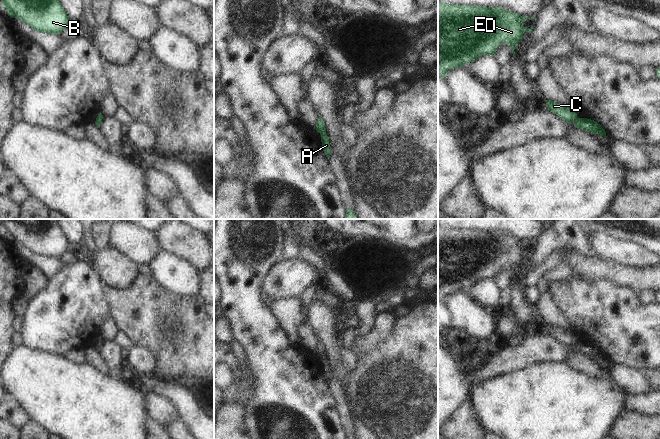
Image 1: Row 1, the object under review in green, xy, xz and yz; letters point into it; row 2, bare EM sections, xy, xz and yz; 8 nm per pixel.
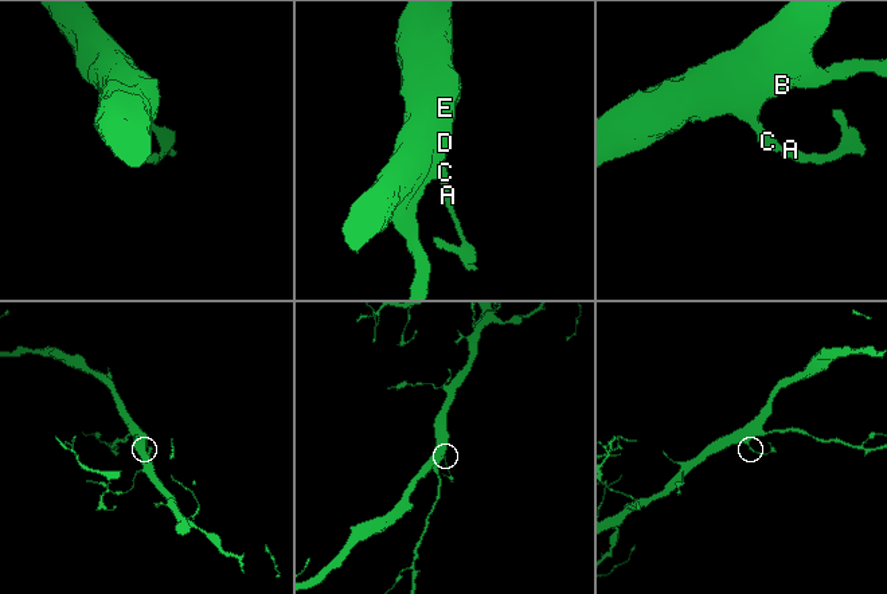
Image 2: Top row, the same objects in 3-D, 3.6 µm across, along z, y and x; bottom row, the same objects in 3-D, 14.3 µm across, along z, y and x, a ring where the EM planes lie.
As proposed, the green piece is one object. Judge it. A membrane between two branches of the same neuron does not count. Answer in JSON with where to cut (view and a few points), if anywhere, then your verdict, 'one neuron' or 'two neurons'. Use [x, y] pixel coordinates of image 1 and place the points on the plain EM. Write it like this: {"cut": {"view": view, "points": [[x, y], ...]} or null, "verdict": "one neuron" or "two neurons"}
{"cut": null, "verdict": "one neuron"}

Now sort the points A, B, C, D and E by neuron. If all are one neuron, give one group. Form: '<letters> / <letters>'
A B C D E

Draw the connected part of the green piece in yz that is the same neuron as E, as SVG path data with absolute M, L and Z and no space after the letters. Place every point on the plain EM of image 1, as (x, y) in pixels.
M438 226L438 301L444 303L446 298L450 294L452 294L454 292L457 292L457 291L463 291L468 286L474 286L474 285L476 285L476 283L479 280L482 280L482 279L492 279L492 280L494 280L496 272L499 269L503 268L503 267L507 268L510 271L511 276L513 278L513 285L514 285L514 279L515 279L514 273L515 273L516 269L521 265L523 258L525 256L530 257L533 253L533 250L534 250L534 246L533 246L533 249L530 252L525 253L524 252L524 246L527 243L529 243L533 246L534 245L534 240L532 240L530 242L526 242L524 240L521 240L521 239L518 239L516 237L510 236L510 235L508 235L508 234L502 232L502 231L485 231L485 230L473 230L473 229L453 229L453 228L449 228L449 227Z

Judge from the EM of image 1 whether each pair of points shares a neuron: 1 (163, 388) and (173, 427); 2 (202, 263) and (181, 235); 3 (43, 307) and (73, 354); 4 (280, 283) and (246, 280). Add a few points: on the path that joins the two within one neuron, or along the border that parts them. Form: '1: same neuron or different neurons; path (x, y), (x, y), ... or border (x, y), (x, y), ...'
1: different neurons; border (177, 416), (188, 428)
2: same neuron; path (201, 256), (187, 242)
3: different neurons; border (81, 349), (69, 348), (62, 355)
4: different neurons; border (275, 262), (261, 285), (261, 292)

